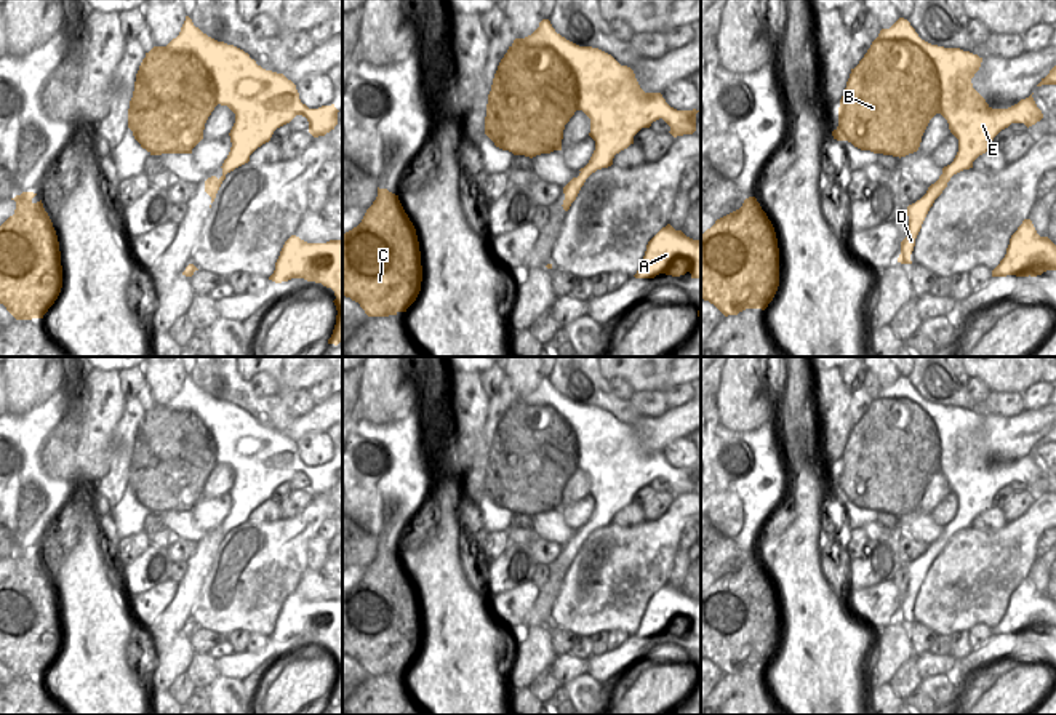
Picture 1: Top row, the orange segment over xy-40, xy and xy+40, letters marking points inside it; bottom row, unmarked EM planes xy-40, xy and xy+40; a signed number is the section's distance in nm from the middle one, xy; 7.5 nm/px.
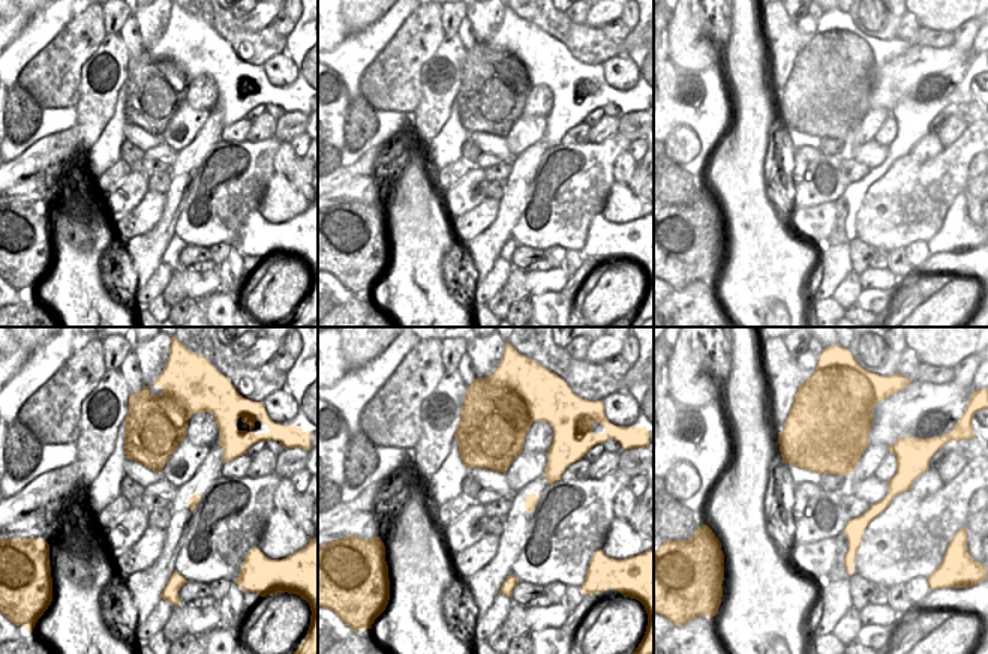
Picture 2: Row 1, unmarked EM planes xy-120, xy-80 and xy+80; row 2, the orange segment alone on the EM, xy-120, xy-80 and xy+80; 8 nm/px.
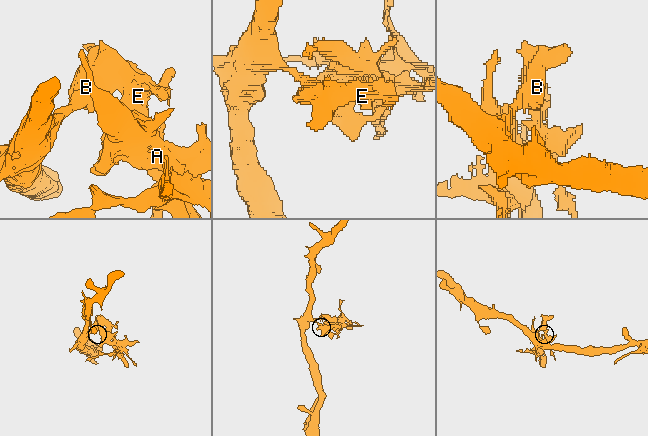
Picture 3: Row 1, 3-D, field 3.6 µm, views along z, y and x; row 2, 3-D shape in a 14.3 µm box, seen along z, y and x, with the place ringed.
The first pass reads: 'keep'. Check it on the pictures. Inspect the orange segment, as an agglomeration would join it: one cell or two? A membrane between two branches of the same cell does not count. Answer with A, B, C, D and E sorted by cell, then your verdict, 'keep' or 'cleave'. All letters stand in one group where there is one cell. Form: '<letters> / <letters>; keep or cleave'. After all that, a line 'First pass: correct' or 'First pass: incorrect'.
A D / B C E; cleave
First pass: incorrect

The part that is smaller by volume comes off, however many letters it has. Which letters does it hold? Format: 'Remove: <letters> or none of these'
Remove: A, D

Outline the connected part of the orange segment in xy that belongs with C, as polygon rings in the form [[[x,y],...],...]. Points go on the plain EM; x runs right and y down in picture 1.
[[[378,545],[378,555],[362,581],[342,593],[342,654],[358,661],[368,675],[389,675],[406,667],[421,649],[422,624],[416,587],[405,571],[398,553]]]

